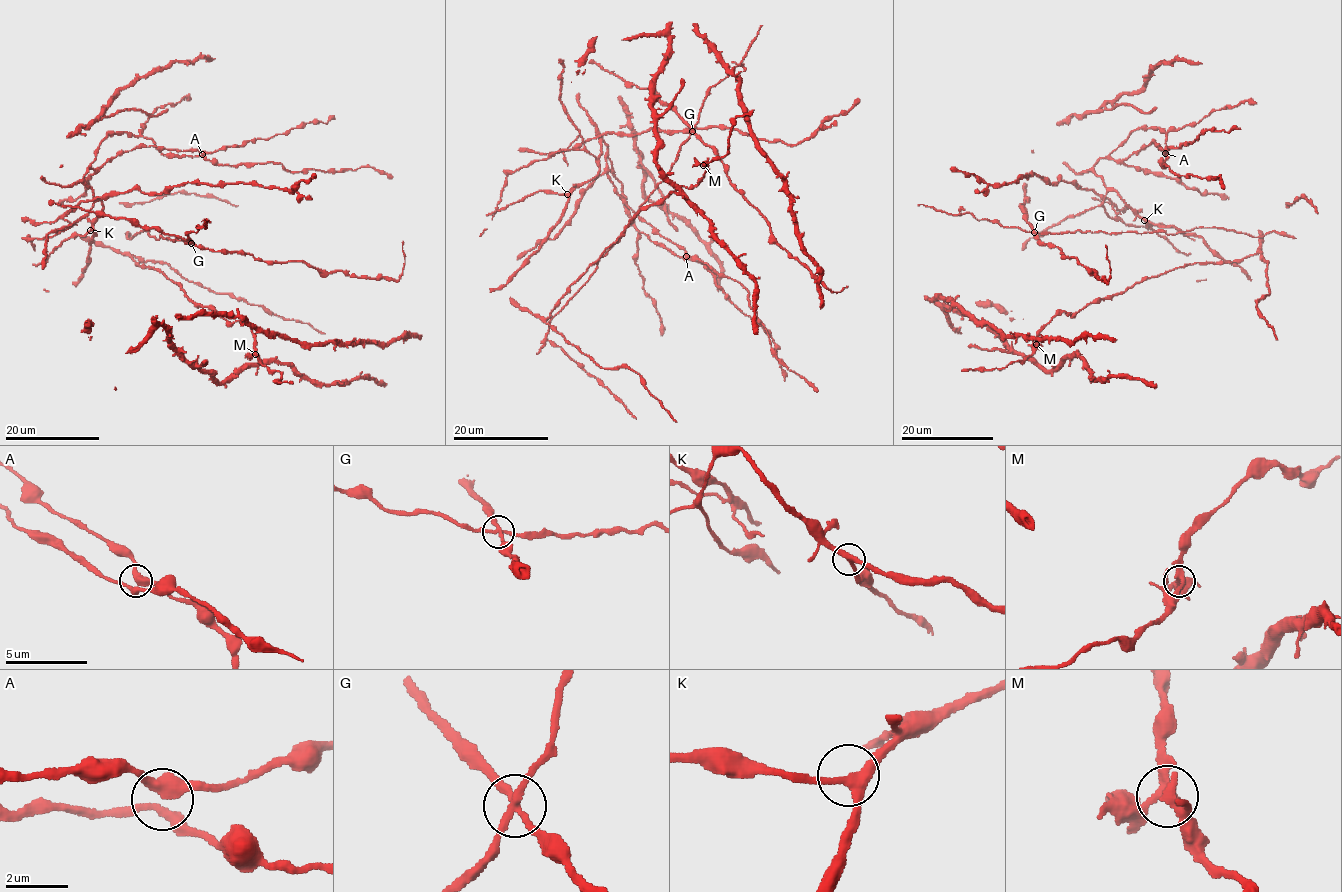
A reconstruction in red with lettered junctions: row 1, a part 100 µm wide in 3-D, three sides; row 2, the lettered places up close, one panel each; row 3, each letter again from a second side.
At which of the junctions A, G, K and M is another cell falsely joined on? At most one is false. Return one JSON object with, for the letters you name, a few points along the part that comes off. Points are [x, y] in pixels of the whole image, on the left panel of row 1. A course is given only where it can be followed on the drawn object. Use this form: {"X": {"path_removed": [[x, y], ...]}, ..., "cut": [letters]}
{"G": {"path_removed": [[190, 242], [184, 239], [155, 238], [150, 232], [141, 230], [128, 239], [128, 232], [131, 234], [127, 238]]}, "cut": ["G"]}

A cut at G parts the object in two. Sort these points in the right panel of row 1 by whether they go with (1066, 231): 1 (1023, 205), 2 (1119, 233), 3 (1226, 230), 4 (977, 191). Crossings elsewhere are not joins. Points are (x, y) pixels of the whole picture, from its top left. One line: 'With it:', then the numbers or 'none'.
With it: 2, 3

